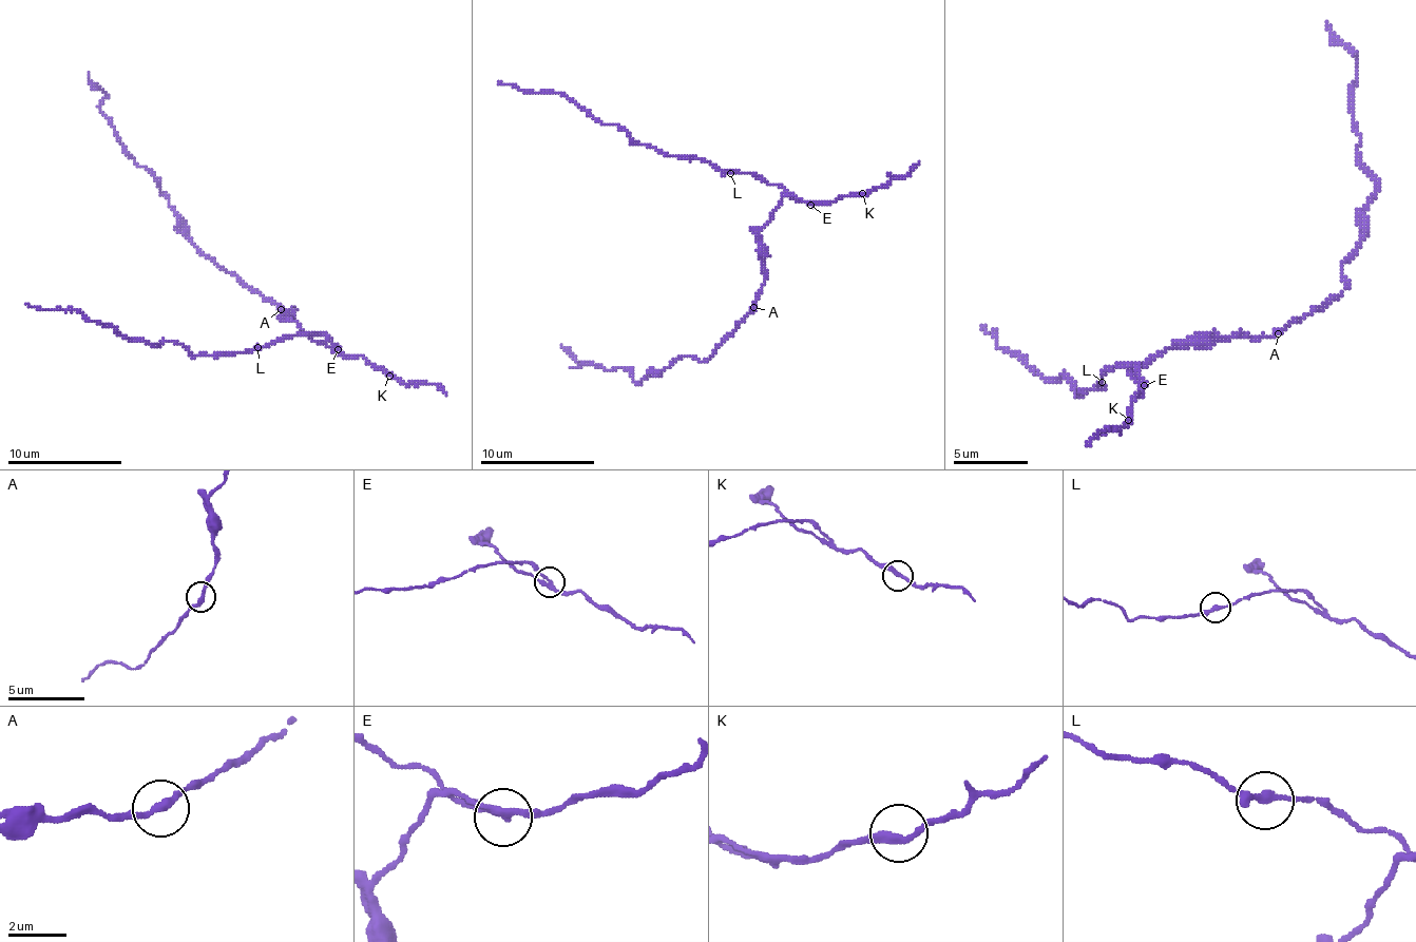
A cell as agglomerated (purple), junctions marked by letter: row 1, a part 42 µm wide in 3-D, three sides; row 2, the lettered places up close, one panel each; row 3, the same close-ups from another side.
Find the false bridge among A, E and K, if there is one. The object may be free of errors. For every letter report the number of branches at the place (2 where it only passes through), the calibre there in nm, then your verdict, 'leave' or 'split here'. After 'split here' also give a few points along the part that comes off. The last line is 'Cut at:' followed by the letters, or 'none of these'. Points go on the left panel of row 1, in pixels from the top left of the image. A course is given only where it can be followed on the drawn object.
A: branches 2; calibre 260 nm; leave
E: branches 2; calibre 260 nm; split here; course (338, 349), (323, 335), (289, 335), (226, 356), (191, 356), (171, 341), (129, 341), (74, 309), (25, 304)
K: branches 2; calibre 280 nm; leave
Cut at: E

